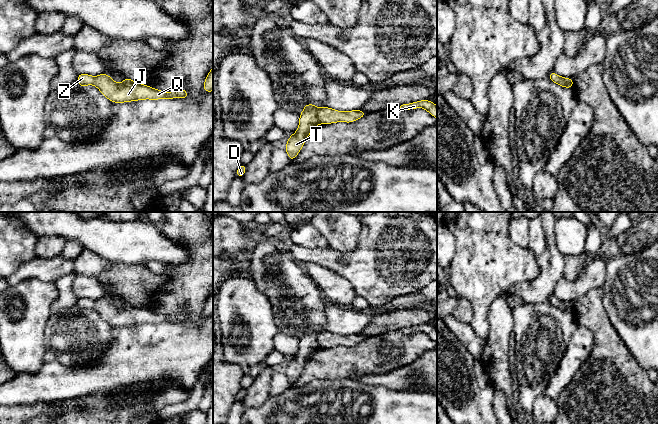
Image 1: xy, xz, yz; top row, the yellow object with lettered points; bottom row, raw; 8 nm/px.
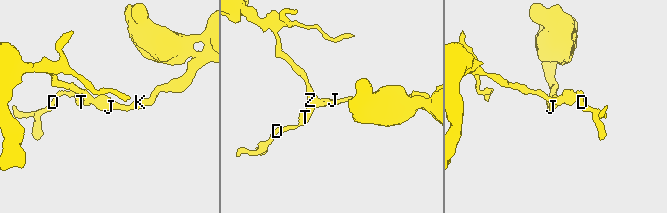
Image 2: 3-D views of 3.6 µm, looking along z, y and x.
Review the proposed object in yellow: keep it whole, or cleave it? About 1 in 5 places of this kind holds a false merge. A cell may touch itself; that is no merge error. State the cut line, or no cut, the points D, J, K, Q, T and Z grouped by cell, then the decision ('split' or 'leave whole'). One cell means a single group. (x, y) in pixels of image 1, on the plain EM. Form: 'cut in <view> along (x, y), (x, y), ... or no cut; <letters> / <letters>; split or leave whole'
cut in xz along (319, 332), (317, 336), (318, 347); D T Z / J K Q; split

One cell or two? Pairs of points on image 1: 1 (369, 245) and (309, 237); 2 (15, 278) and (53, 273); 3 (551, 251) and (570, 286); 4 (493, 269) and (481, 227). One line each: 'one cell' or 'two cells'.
1: two cells
2: one cell
3: two cells
4: one cell

